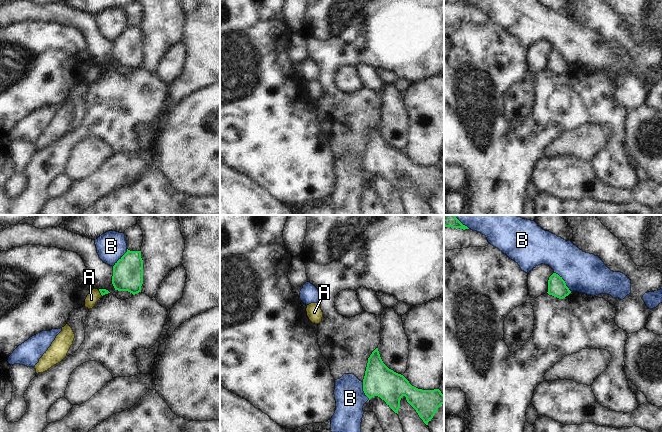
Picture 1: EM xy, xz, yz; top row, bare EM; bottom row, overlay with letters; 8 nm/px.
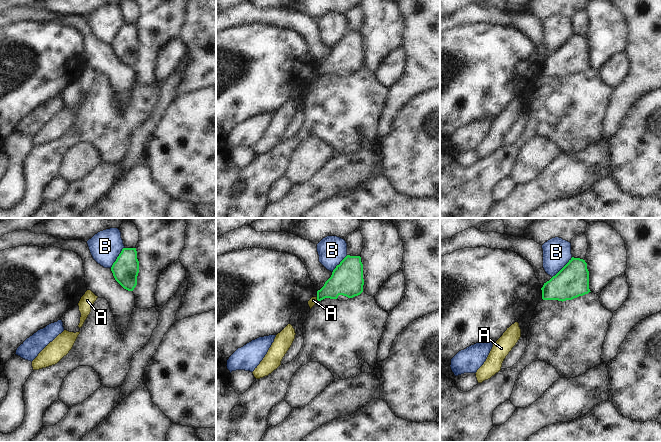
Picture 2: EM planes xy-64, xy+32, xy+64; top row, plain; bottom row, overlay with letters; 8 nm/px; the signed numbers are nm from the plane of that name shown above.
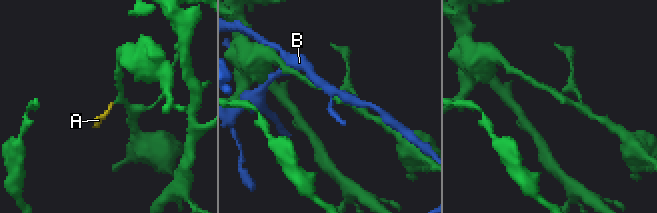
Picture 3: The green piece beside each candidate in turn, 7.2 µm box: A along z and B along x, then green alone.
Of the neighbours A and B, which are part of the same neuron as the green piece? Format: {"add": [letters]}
{"add": []}

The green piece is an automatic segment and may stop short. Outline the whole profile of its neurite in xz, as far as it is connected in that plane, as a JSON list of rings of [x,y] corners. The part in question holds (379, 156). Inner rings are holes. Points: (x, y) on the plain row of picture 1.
[[[378,124],[370,133],[363,155],[363,167],[369,176],[378,172],[398,190],[403,172],[428,201],[438,184],[444,180],[444,171],[439,165],[422,166],[412,162],[401,150],[389,145],[382,137]]]

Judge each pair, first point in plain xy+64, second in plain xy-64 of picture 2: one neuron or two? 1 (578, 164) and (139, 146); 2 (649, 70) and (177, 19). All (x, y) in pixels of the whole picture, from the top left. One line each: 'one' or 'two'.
1: two
2: two

